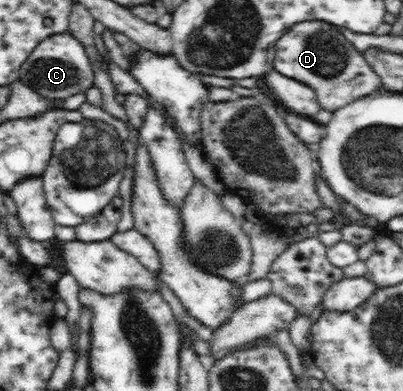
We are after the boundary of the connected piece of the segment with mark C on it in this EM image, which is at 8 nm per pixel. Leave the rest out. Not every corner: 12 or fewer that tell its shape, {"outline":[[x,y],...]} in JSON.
{"outline":[[70,32],[43,39],[19,81],[49,100],[94,85],[83,44]]}

